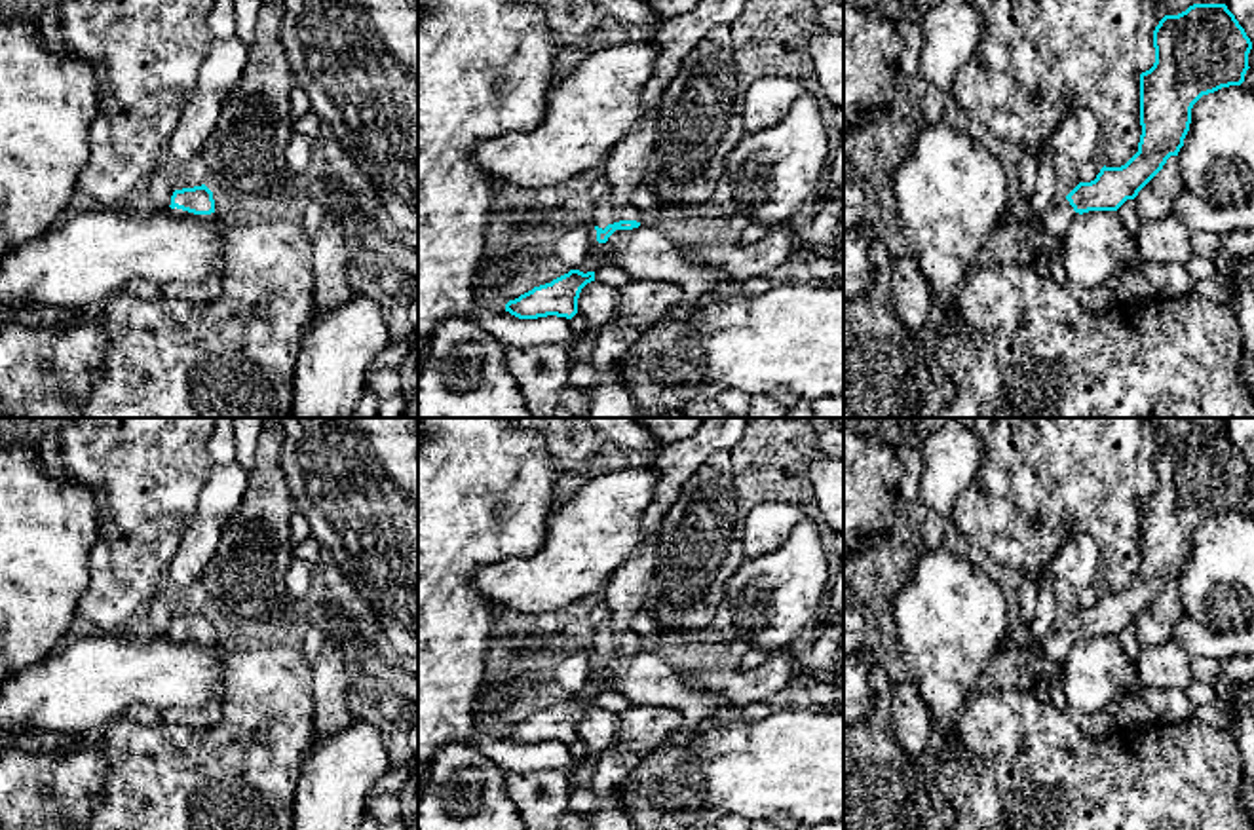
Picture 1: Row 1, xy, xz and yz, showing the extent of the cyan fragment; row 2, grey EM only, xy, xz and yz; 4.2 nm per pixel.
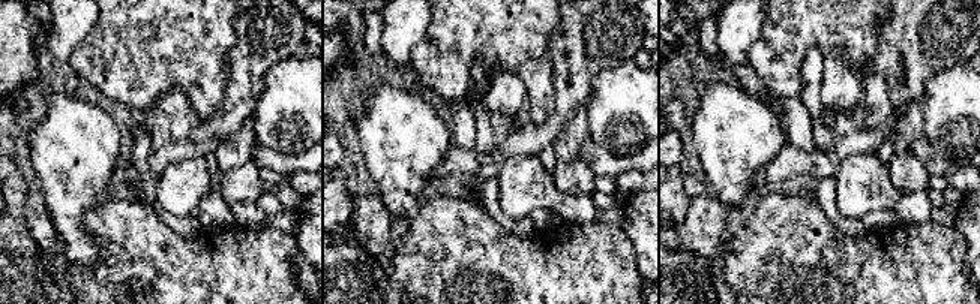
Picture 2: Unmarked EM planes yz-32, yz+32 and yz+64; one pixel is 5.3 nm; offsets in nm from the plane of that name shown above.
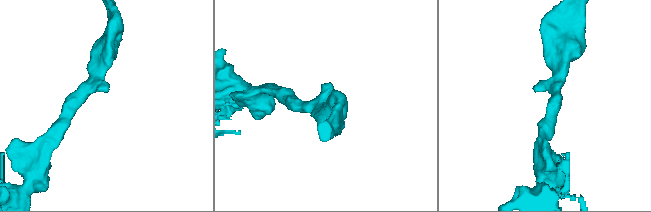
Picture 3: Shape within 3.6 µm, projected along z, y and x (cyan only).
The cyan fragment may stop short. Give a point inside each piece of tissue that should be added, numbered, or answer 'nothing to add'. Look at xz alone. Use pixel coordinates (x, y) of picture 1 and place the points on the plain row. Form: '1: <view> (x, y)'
1: xz (624, 593)

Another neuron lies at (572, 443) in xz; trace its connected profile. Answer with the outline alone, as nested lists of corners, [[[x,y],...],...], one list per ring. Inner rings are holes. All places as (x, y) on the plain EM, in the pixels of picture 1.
[[[515,418],[515,424],[543,437],[560,475],[578,473],[608,444],[600,431],[578,418]]]

